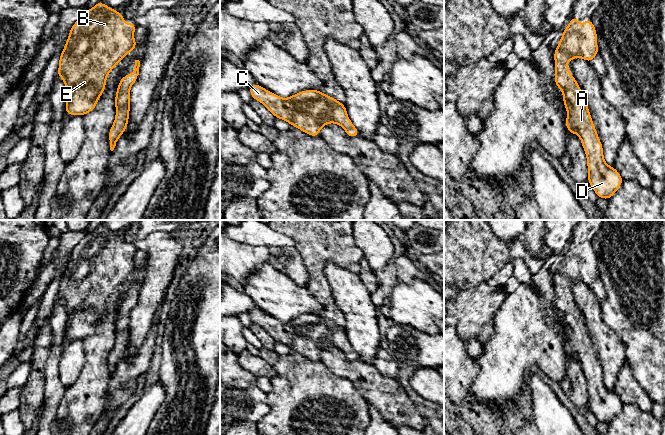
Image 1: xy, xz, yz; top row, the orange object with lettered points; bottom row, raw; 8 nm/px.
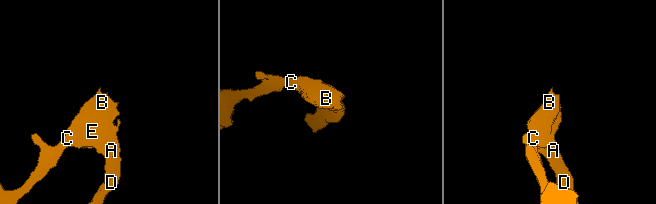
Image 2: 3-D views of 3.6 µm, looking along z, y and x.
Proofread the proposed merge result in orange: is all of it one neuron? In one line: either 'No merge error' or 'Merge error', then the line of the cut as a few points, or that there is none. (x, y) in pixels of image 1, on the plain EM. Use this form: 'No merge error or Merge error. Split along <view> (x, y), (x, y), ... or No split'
No merge error. No split

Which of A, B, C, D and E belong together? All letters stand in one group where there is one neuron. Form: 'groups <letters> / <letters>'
groups A B C D E

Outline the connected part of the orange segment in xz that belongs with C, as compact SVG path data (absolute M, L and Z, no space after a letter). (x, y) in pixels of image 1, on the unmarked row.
M257 307L251 309L249 315L252 323L261 326L276 342L310 360L318 361L320 353L329 347L344 352L348 361L360 360L347 339L345 329L320 314L304 314L286 323Z

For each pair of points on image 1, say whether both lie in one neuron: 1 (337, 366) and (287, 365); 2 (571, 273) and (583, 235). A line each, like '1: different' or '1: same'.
1: different
2: same

